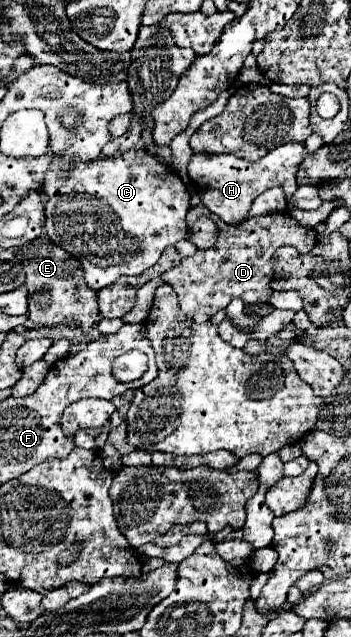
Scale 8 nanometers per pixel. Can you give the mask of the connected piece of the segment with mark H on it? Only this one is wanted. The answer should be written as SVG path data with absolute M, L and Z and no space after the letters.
M287 143L281 145L277 149L273 149L271 153L267 153L261 161L257 163L249 163L245 159L239 159L235 155L193 155L191 163L189 163L189 177L203 201L203 205L219 215L225 223L229 225L237 225L243 223L249 217L249 209L255 201L255 197L259 197L263 191L271 189L271 187L283 187L285 191L285 199L289 201L297 189L297 169L305 159L305 145L303 143Z

